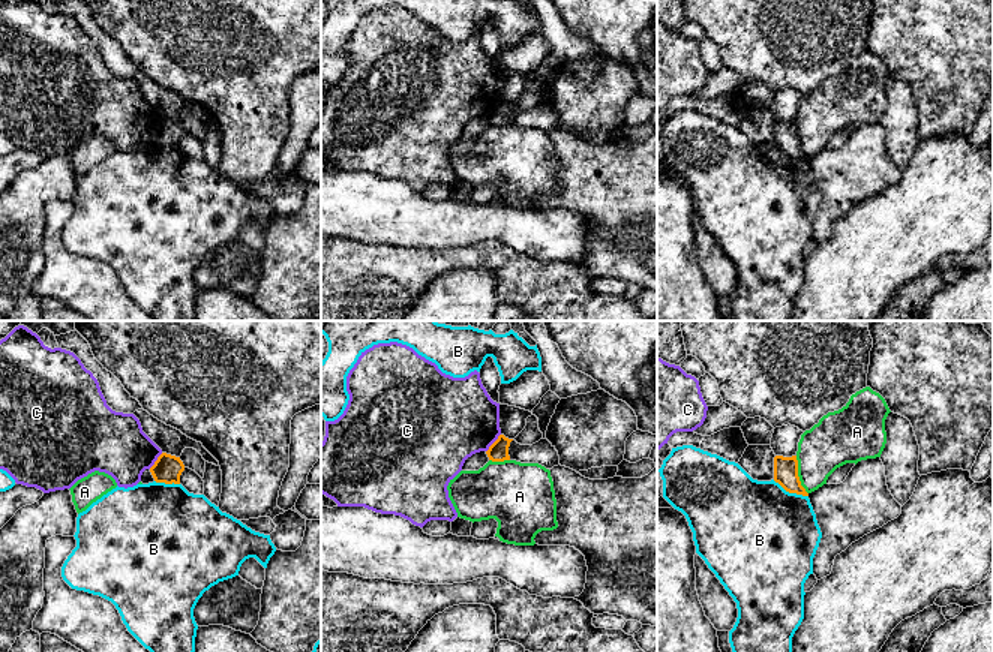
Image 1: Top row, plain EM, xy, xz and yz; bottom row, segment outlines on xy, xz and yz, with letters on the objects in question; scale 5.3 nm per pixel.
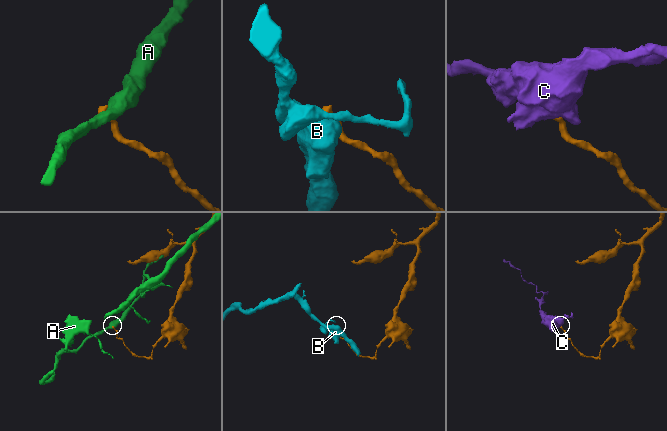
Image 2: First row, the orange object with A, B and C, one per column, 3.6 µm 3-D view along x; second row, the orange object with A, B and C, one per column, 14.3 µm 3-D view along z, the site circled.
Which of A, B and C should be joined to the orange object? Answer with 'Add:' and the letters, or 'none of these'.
Add: none of these

